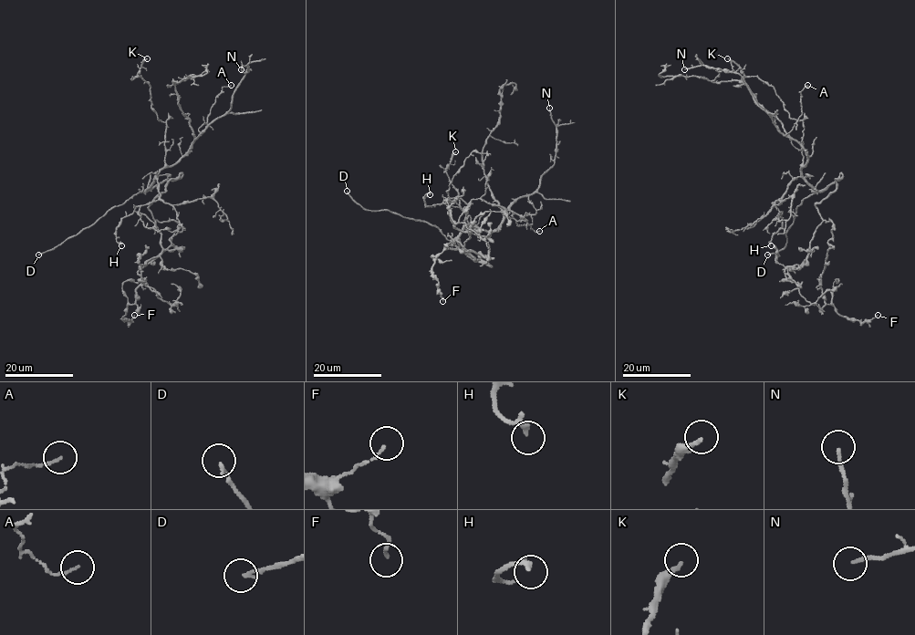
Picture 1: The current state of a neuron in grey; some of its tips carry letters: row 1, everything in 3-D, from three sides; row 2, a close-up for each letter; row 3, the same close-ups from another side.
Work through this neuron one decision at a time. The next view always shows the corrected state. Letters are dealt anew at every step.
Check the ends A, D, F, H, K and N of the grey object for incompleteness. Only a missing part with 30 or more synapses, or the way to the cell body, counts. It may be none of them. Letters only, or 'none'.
D, K

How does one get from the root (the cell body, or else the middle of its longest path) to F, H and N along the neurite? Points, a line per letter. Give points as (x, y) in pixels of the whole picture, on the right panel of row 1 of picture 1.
F: (821, 190), (836, 180), (816, 204), (833, 223), (824, 301), (861, 321), (878, 315)
H: (821, 190), (815, 191), (801, 177), (791, 182), (773, 203), (780, 213), (782, 226), (772, 236), (771, 245)
N: (821, 190), (802, 175), (807, 161), (804, 148), (778, 130), (739, 74), (702, 65), (684, 69)

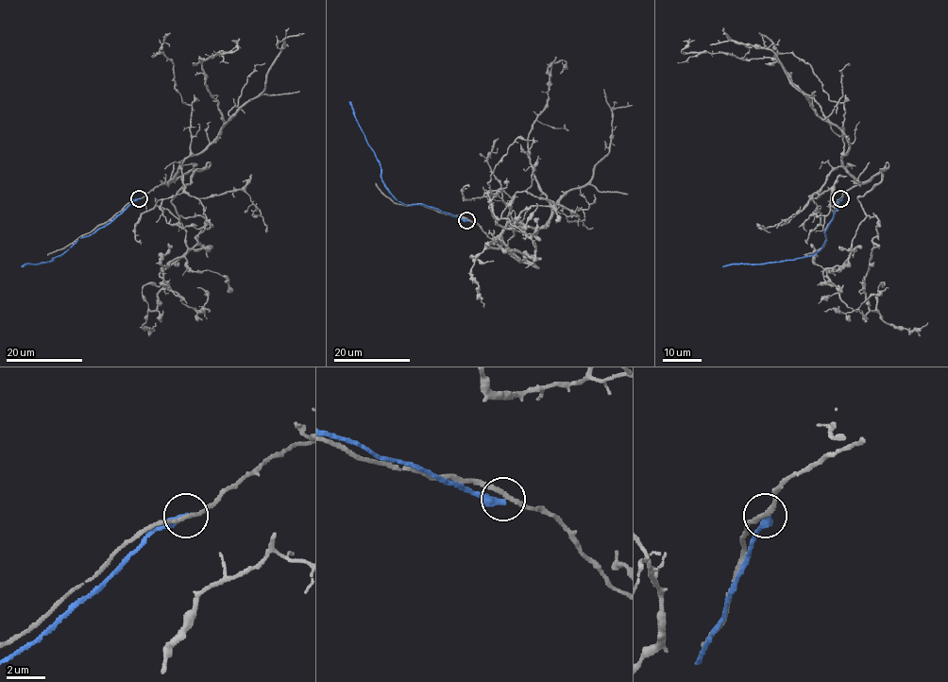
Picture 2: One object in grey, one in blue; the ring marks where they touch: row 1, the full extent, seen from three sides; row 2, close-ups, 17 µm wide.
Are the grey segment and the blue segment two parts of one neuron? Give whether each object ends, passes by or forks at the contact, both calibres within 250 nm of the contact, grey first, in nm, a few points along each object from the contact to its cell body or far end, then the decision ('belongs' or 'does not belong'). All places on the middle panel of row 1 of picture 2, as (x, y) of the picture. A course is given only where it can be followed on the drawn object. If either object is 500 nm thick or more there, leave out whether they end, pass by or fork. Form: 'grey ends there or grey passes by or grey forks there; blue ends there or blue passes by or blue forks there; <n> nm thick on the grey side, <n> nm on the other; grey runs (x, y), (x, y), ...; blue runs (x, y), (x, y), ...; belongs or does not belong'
grey passes by; blue ends there; 220 nm thick on the grey side, 340 nm on the other; grey runs (467, 220), (516, 260), (521, 261), (500, 237), (510, 248), (533, 257), (485, 245), (471, 269), (483, 307); blue runs (467, 220), (432, 207), (406, 205), (397, 200), (380, 177), (380, 162), (357, 123), (349, 101); does not belong

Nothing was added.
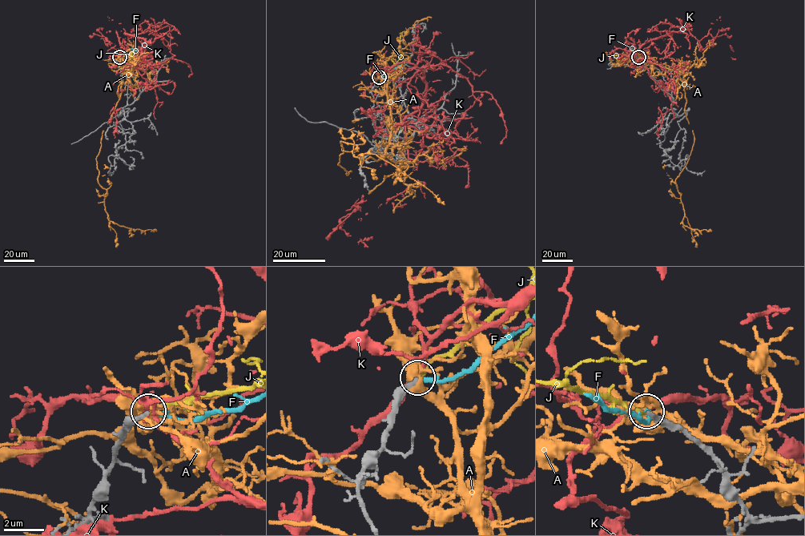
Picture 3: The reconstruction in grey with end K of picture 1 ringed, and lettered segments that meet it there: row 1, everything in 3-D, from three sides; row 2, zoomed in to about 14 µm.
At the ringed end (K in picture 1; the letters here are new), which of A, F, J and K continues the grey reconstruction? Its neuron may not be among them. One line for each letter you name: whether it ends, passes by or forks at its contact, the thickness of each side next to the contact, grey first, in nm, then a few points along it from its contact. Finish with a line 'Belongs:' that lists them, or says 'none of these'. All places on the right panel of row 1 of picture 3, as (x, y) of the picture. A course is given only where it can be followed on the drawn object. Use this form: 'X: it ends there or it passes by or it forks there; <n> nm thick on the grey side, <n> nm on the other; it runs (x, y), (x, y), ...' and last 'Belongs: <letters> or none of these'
J: it ends there; 190 nm thick on the grey side, 200 nm on the other; it runs (638, 57), (616, 54), (613, 51)
Belongs: J

